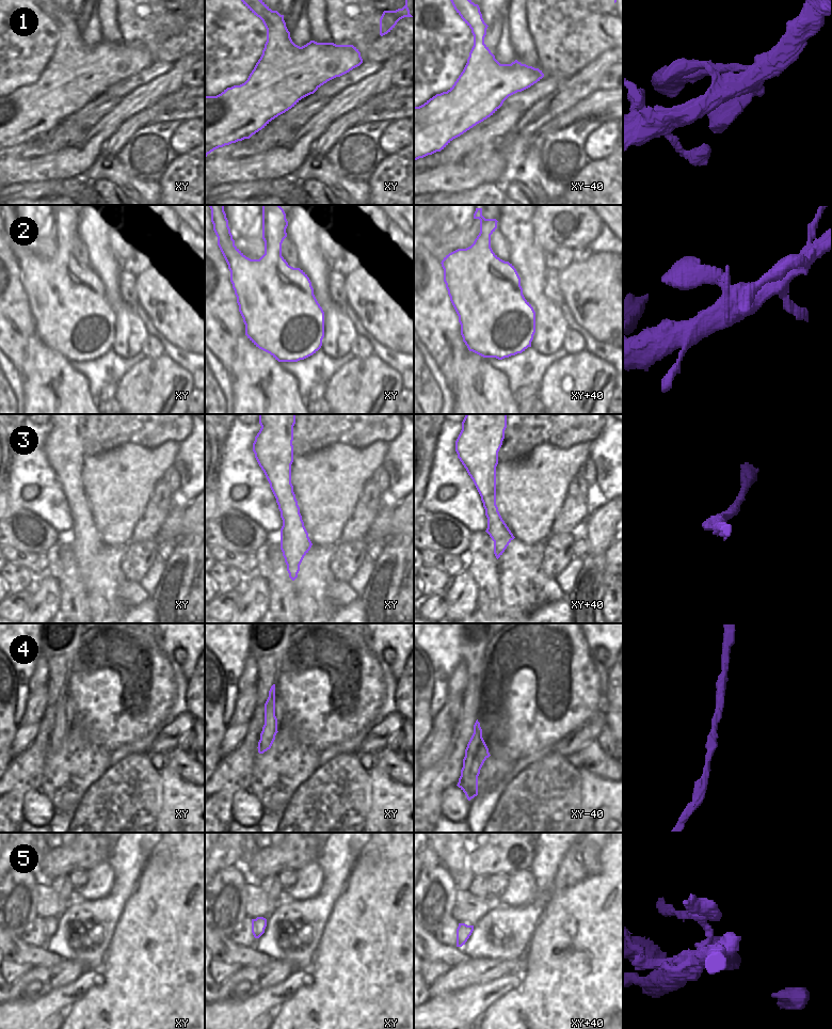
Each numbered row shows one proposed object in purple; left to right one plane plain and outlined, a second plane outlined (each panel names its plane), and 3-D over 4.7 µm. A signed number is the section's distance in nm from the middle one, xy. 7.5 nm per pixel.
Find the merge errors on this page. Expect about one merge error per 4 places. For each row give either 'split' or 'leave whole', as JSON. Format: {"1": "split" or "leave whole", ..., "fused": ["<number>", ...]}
{"1": "leave whole", "2": "leave whole", "3": "leave whole", "4": "leave whole", "5": "split", "fused": ["5"]}

